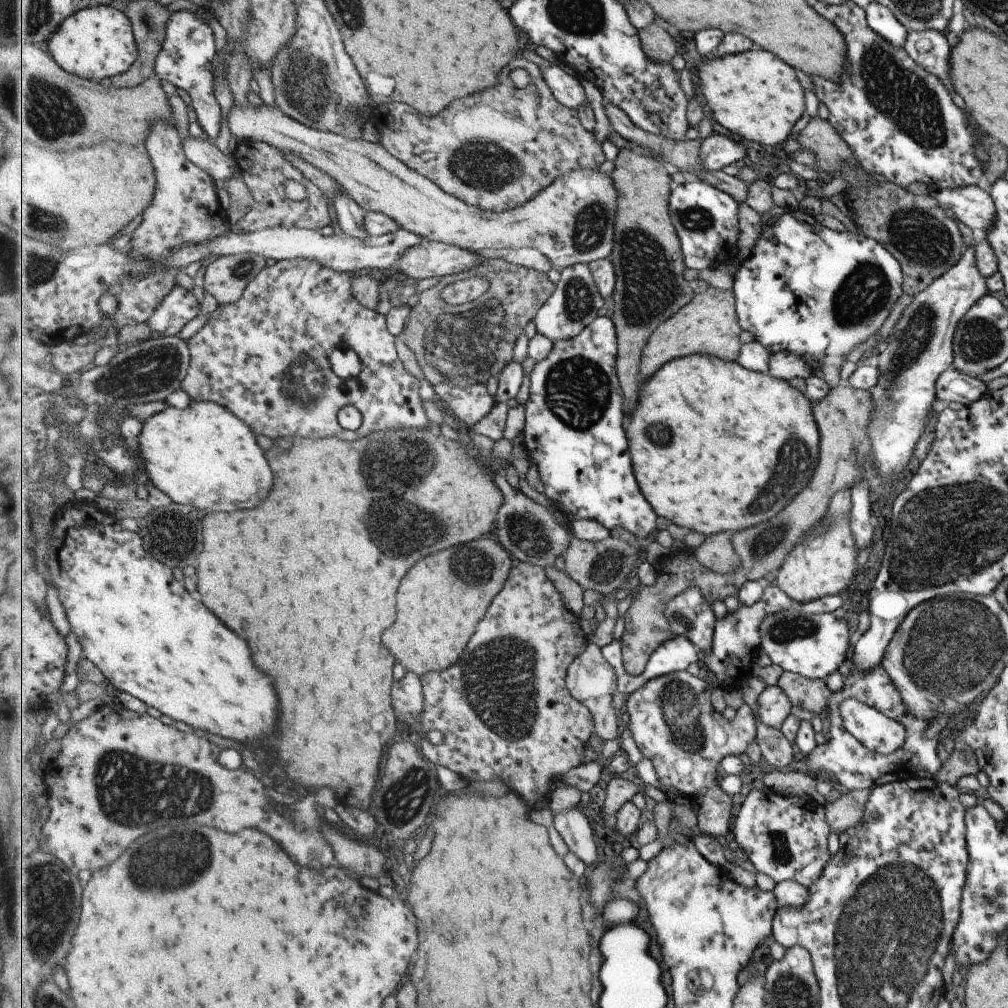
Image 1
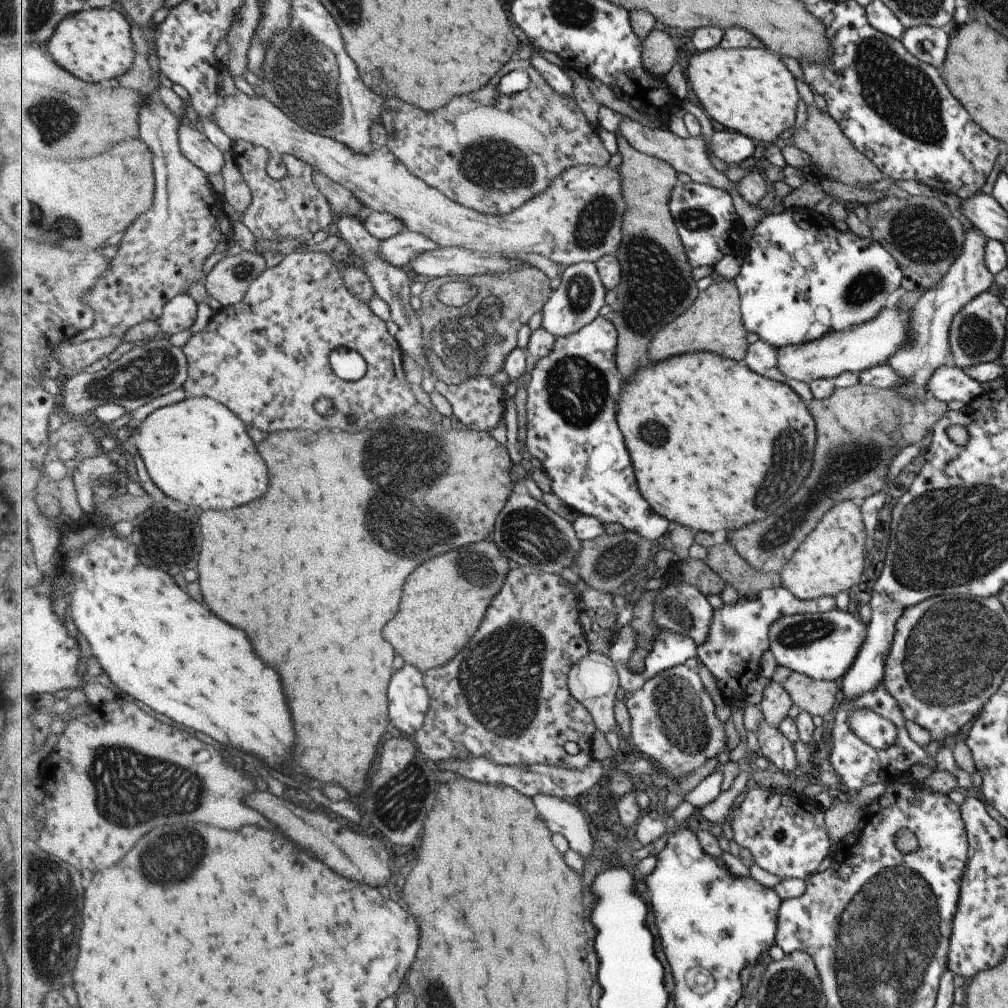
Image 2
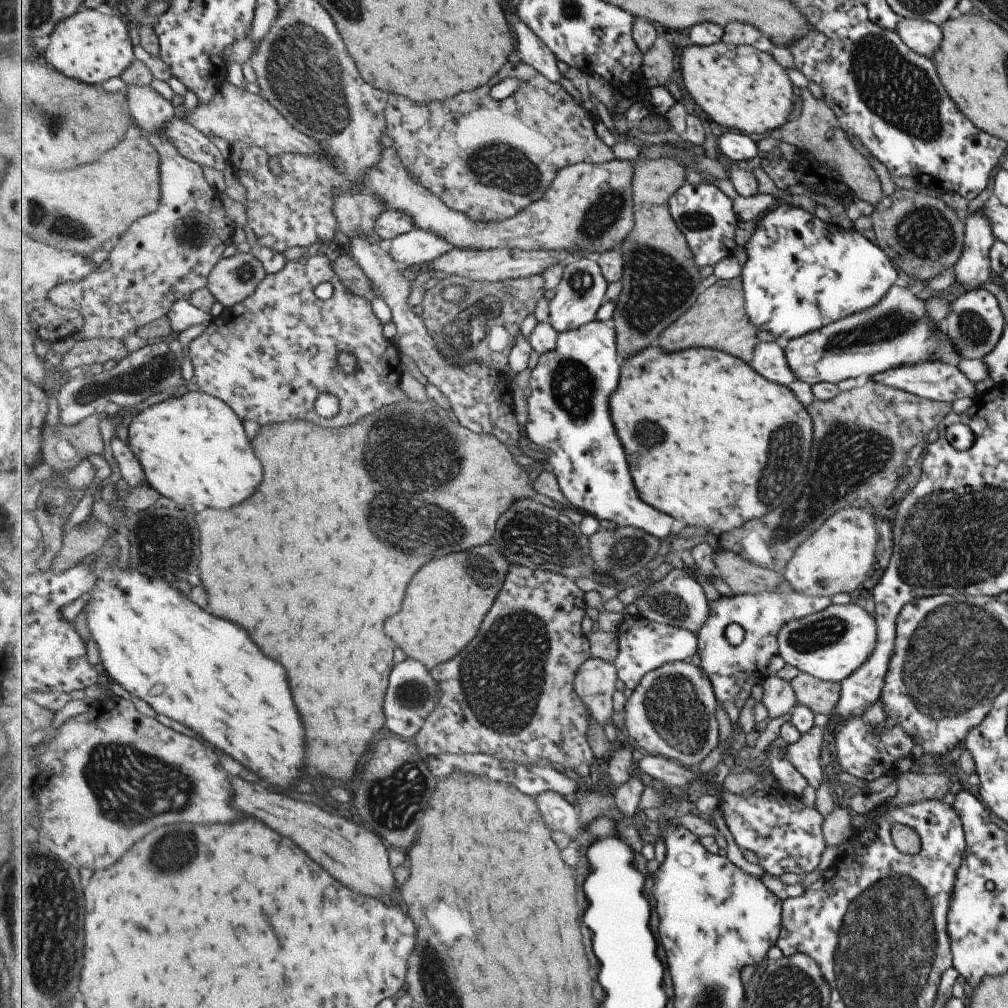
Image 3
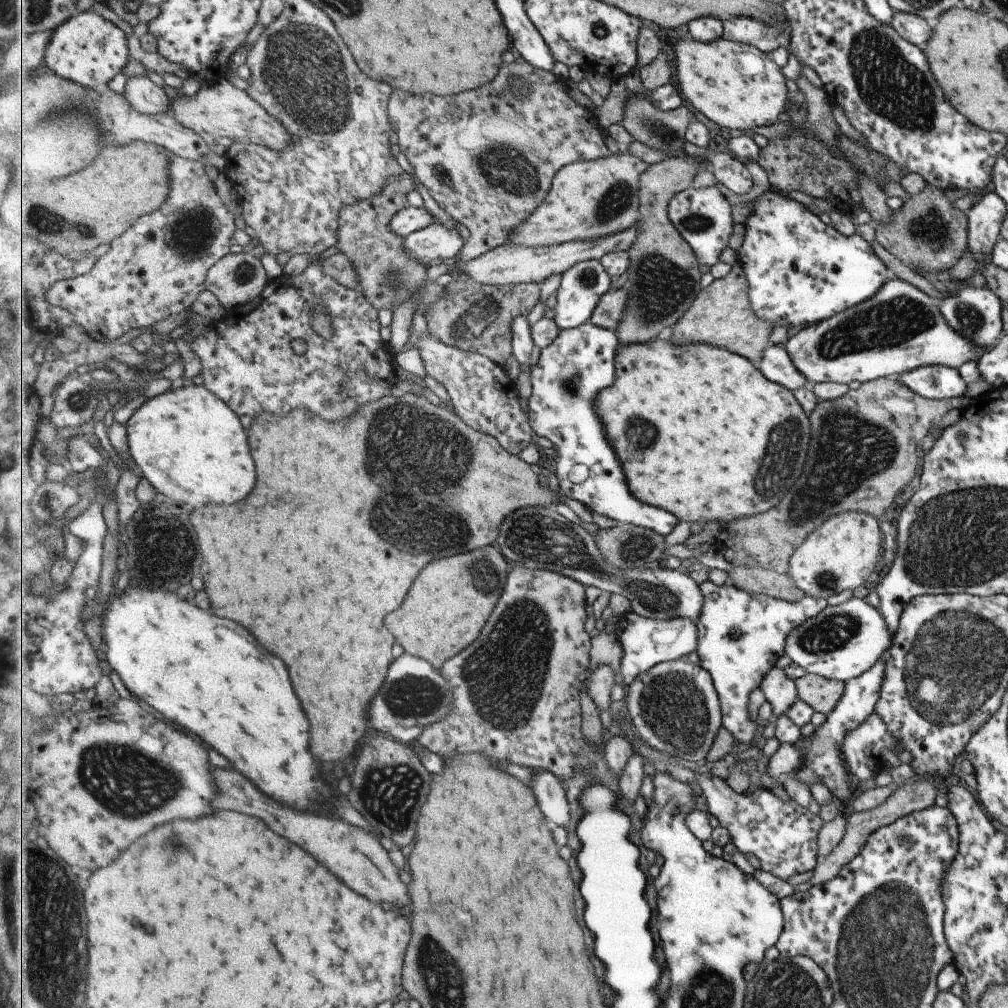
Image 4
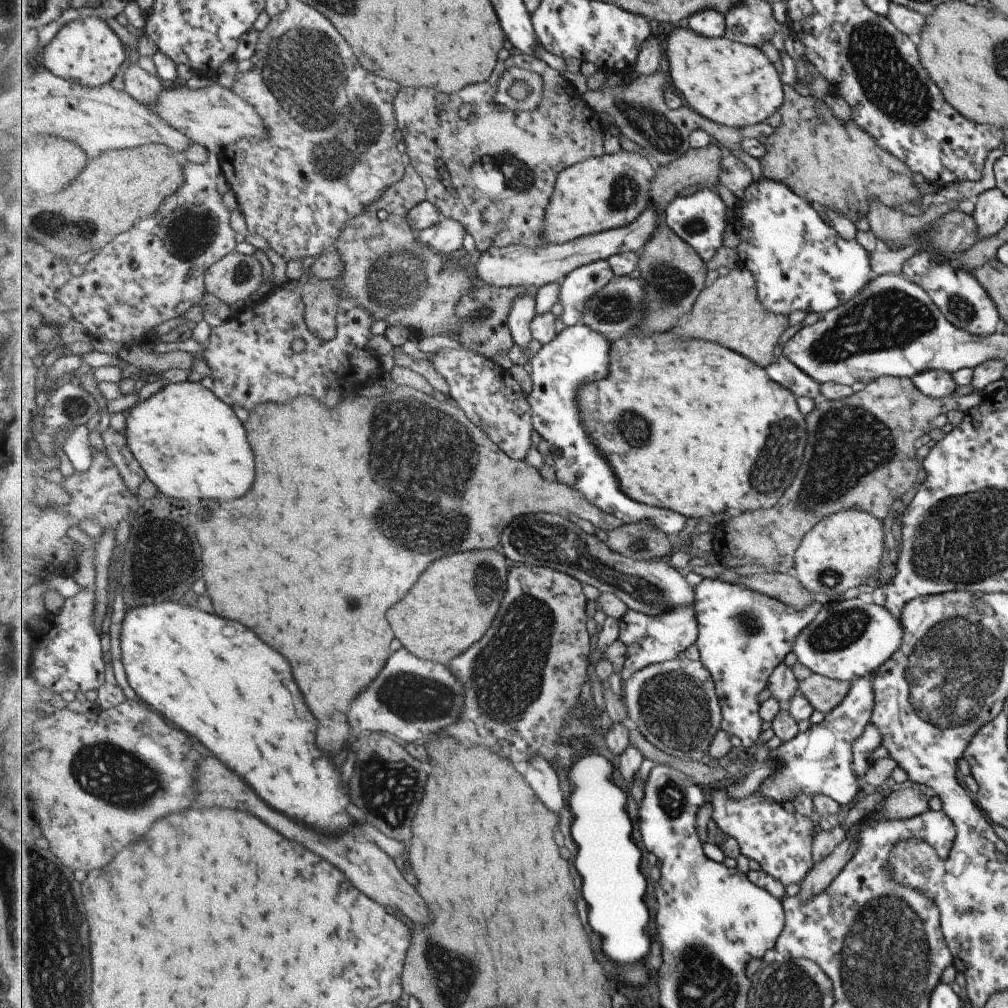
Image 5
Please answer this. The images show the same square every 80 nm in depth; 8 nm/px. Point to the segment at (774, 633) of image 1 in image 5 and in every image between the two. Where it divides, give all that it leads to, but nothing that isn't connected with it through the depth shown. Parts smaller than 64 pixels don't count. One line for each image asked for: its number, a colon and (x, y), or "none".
2: (822, 646)
3: (831, 644)
4: (841, 642)
5: (848, 639)

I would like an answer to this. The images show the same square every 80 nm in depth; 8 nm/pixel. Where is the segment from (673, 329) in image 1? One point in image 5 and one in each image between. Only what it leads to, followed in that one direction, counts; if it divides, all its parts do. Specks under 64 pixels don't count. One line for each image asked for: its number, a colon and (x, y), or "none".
2: (715, 323)
3: (719, 319)
4: (722, 315)
5: (728, 312)

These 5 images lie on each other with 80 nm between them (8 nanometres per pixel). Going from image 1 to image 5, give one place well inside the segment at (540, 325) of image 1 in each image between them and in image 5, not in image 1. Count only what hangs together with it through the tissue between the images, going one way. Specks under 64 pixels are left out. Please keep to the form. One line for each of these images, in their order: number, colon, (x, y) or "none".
2: (577, 301)
3: (580, 294)
4: (582, 288)
5: (578, 288)

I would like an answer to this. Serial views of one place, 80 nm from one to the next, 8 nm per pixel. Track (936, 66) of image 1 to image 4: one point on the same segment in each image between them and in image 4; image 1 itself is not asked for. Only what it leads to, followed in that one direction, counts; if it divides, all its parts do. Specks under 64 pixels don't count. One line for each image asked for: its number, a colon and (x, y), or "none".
2: (928, 44)
3: (923, 37)
4: (911, 28)

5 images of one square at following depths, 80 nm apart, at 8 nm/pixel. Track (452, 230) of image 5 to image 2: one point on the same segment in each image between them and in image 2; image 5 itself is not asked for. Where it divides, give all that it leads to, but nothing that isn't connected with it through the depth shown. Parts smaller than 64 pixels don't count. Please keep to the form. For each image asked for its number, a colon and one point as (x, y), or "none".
2: (403, 248)
3: (420, 246)
4: (436, 243)

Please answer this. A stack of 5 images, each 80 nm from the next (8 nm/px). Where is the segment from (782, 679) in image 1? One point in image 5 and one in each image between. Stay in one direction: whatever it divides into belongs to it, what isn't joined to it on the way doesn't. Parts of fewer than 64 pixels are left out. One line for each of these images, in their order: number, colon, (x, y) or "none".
2: (816, 697)
3: (820, 696)
4: (821, 695)
5: (823, 694)

